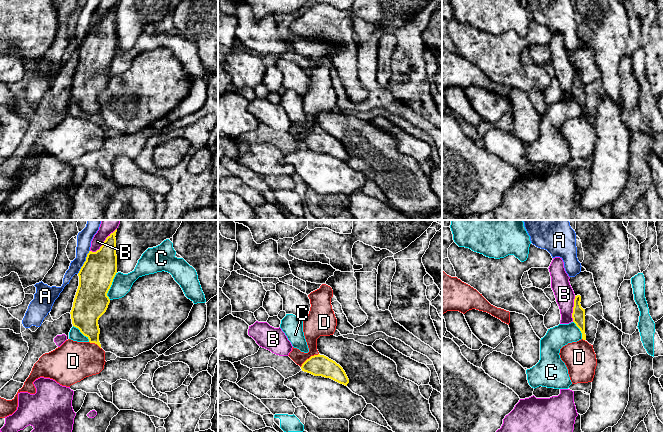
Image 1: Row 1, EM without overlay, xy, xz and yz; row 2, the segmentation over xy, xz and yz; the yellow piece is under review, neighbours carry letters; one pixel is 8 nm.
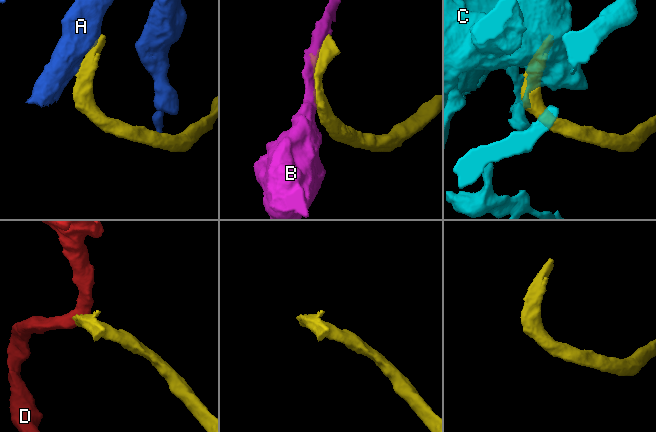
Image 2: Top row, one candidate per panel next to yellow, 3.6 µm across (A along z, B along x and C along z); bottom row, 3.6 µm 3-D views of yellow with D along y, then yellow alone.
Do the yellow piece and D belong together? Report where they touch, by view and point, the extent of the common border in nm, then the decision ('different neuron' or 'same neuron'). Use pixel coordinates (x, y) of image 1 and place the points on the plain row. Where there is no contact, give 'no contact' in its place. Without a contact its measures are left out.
contact xz (310, 133); length 190 nm; different neuron

